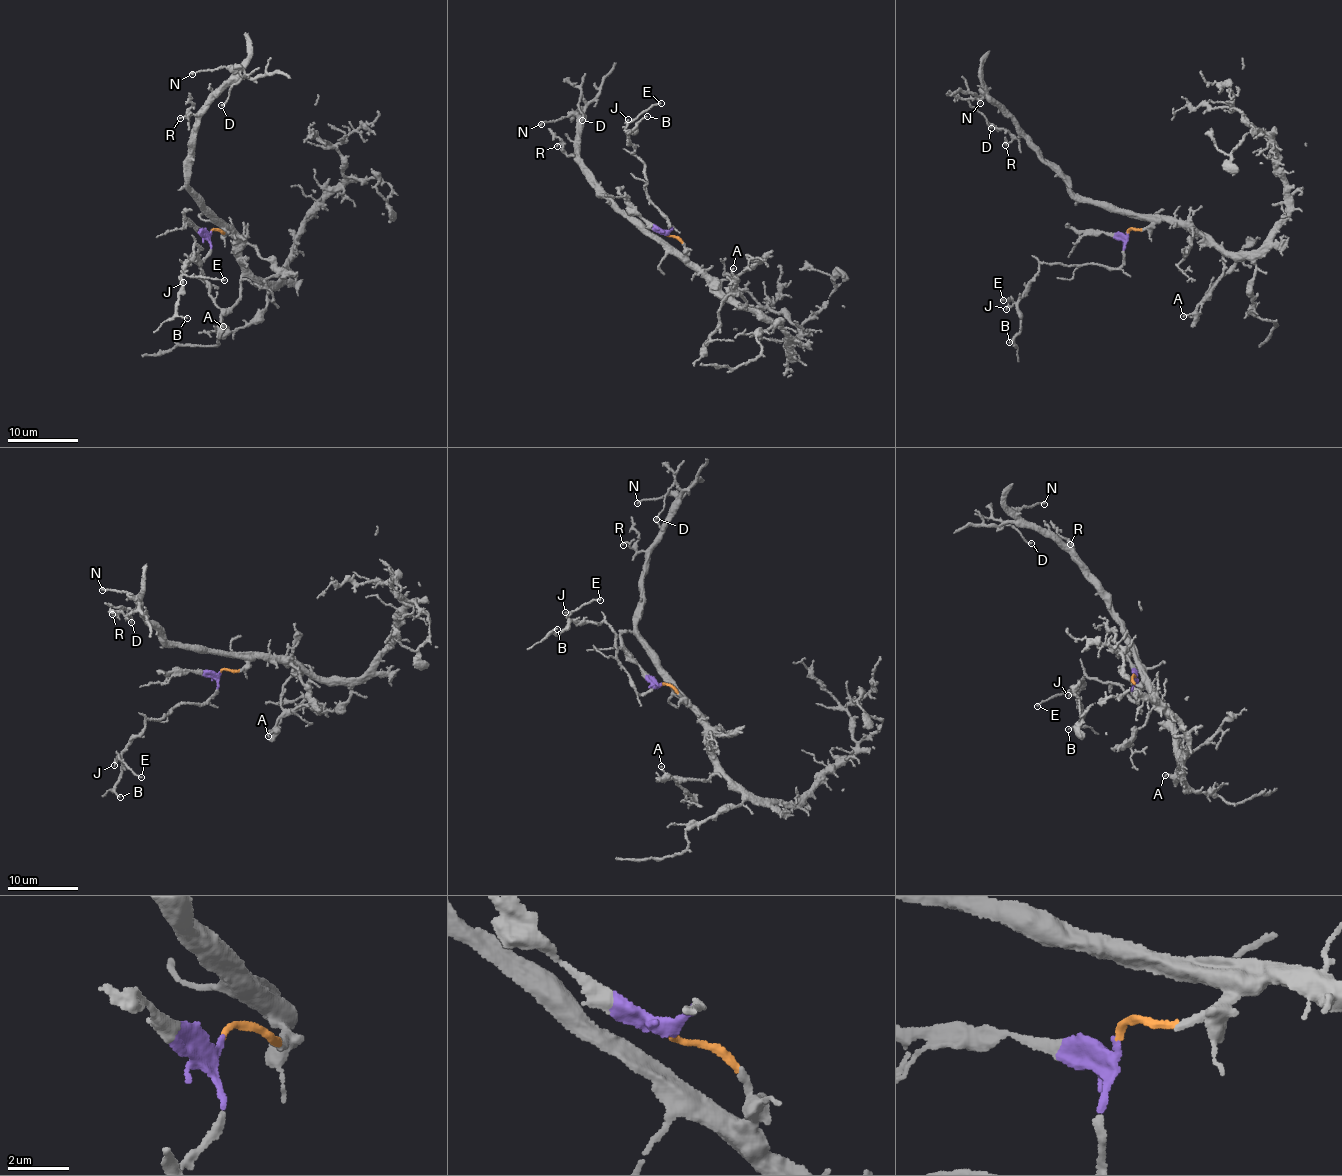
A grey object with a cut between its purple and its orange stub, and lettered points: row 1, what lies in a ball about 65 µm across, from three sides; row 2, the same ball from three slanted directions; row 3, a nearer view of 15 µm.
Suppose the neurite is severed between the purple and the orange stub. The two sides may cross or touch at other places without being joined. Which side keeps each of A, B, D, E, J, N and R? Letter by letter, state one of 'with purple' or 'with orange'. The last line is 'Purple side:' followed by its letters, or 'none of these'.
A: with orange
B: with purple
D: with orange
E: with purple
J: with purple
N: with orange
R: with orange
Purple side: B, E, J

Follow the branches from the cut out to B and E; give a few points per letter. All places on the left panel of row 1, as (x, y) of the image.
B: (210, 231), (210, 253), (199, 264), (193, 253), (202, 248), (194, 247), (182, 276), (175, 312), (188, 318)
E: (210, 231), (210, 253), (199, 264), (193, 254), (202, 248), (194, 247), (179, 276), (225, 281)

